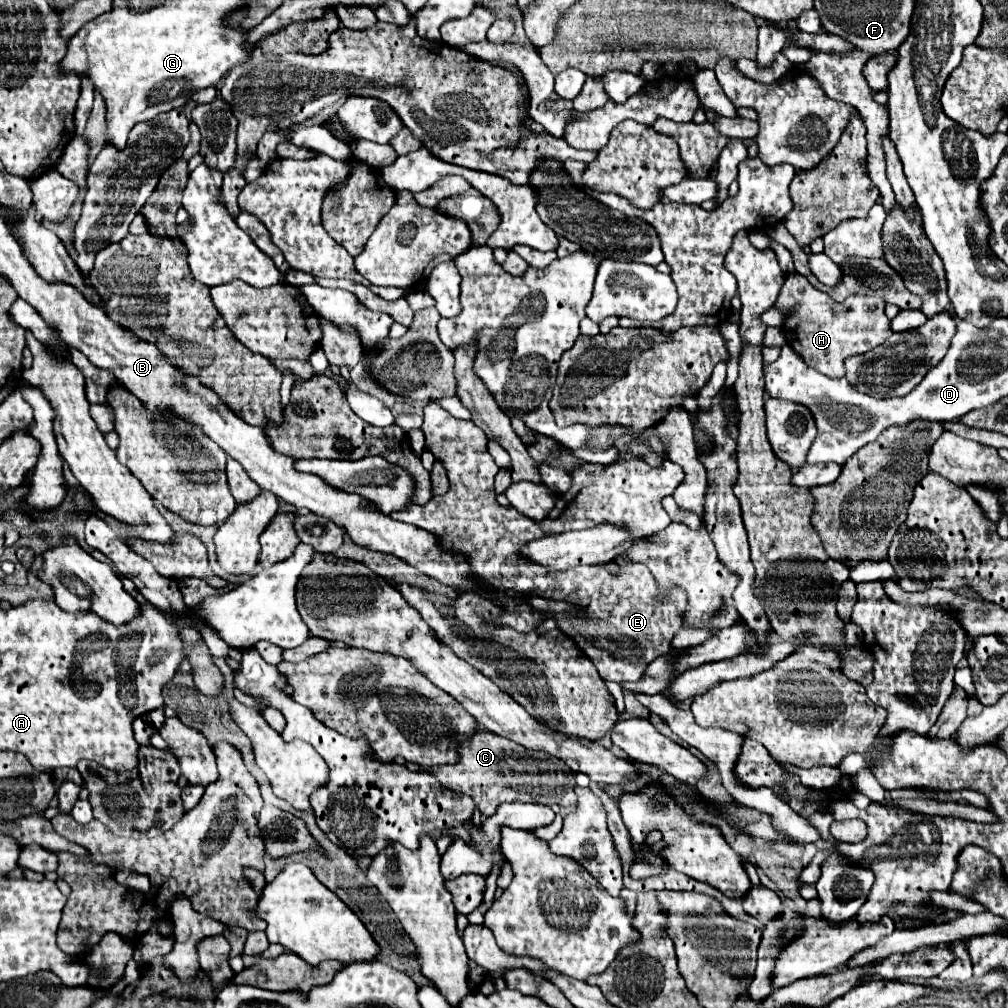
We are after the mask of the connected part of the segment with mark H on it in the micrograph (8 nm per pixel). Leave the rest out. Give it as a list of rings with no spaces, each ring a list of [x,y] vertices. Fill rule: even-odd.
[[[791,274],[785,278],[775,308],[787,312],[783,330],[787,342],[793,342],[789,346],[799,352],[807,366],[819,370],[825,376],[845,376],[843,362],[847,356],[869,352],[893,334],[891,320],[885,316],[885,302],[881,298],[853,294],[843,302],[835,302],[829,294],[813,288],[801,274]]]

